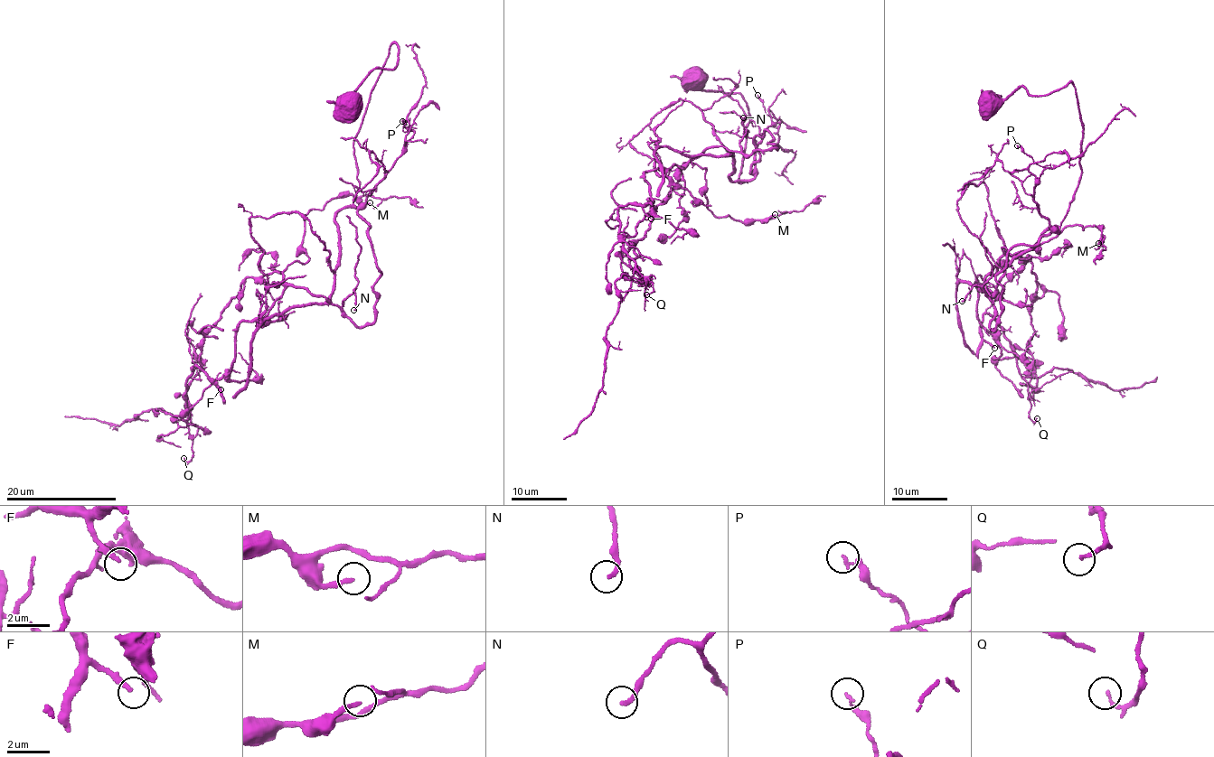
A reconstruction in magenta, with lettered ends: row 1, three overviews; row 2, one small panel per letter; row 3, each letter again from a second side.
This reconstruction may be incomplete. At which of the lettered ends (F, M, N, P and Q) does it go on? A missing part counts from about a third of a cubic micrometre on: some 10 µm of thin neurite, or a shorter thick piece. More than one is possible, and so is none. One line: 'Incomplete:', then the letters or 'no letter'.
Incomplete: F, N

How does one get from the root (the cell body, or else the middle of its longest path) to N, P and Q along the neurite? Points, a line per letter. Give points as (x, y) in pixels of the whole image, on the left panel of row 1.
N: (347, 103), (395, 67), (394, 43), (354, 139), (381, 275), (372, 322), (341, 307), (353, 288), (353, 310)
P: (347, 103), (373, 70), (395, 67), (394, 43), (354, 139), (357, 207), (401, 154), (409, 131), (402, 121)
Q: (347, 103), (394, 43), (353, 146), (374, 318), (246, 278), (180, 395), (183, 458)

